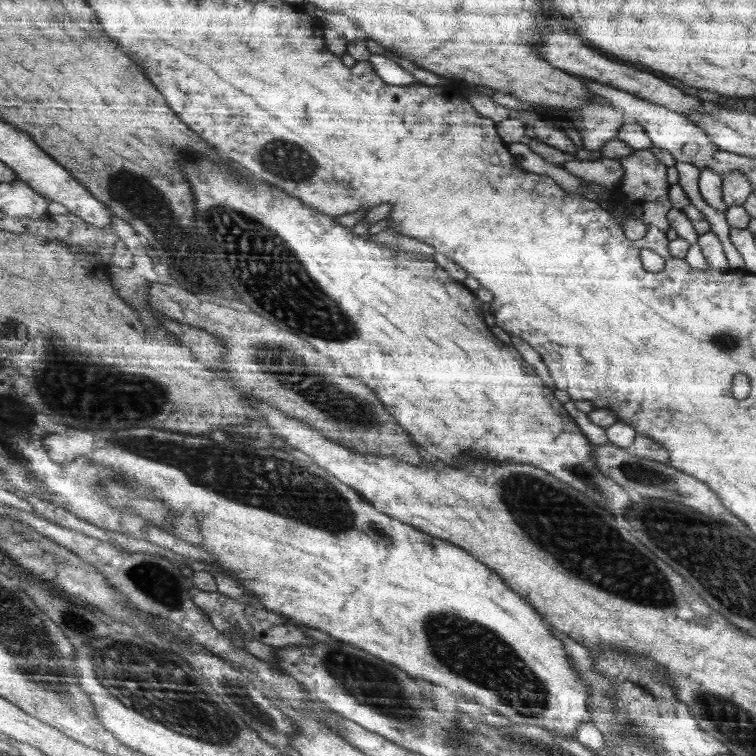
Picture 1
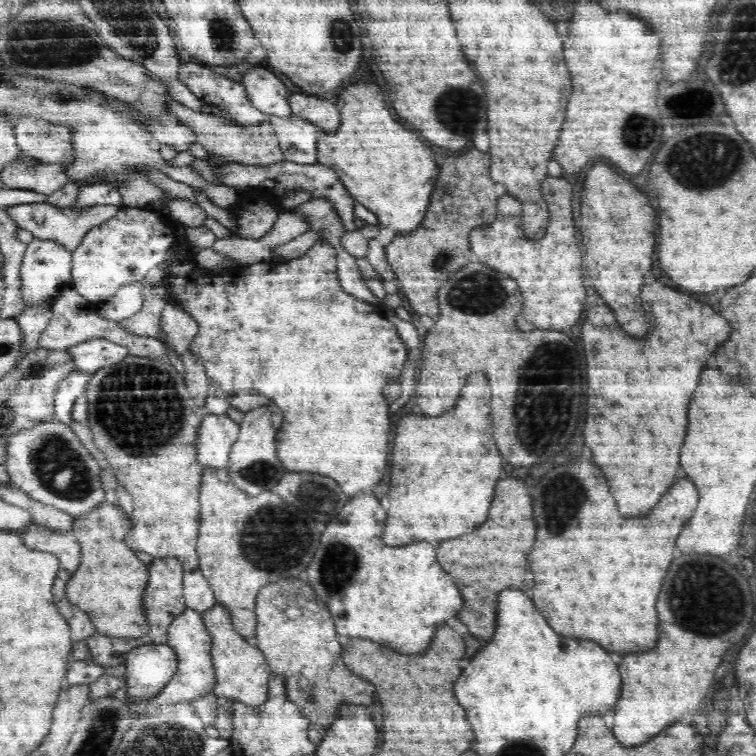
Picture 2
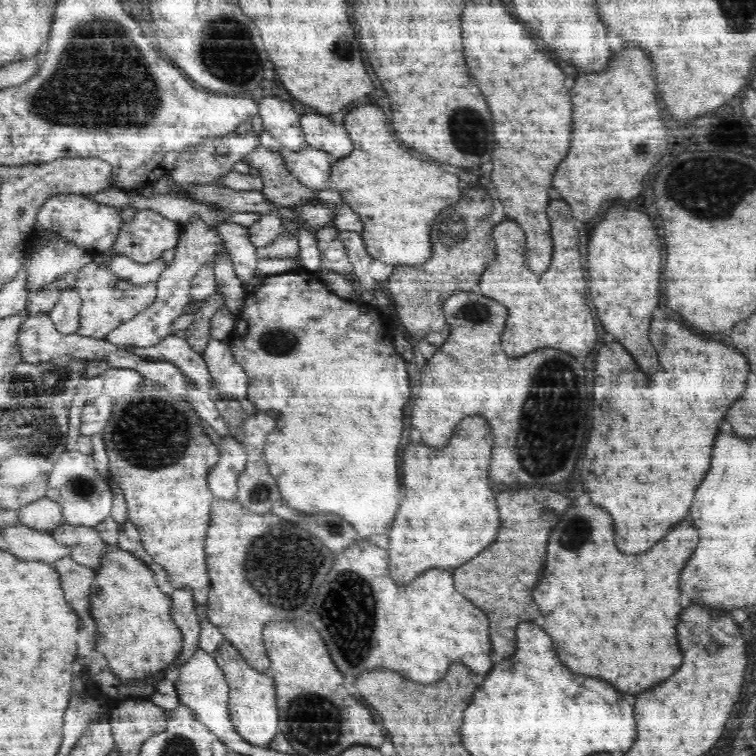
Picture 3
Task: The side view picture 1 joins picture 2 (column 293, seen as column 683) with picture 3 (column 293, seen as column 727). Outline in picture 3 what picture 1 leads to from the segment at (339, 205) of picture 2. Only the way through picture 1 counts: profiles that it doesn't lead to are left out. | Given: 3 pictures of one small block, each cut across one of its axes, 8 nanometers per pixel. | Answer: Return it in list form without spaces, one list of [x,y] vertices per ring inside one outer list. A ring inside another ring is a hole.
[[[281,218],[281,226],[283,226],[283,233],[280,233],[268,246],[257,248],[256,256],[259,259],[280,257],[298,262],[300,260],[300,257],[298,257],[298,223]]]

